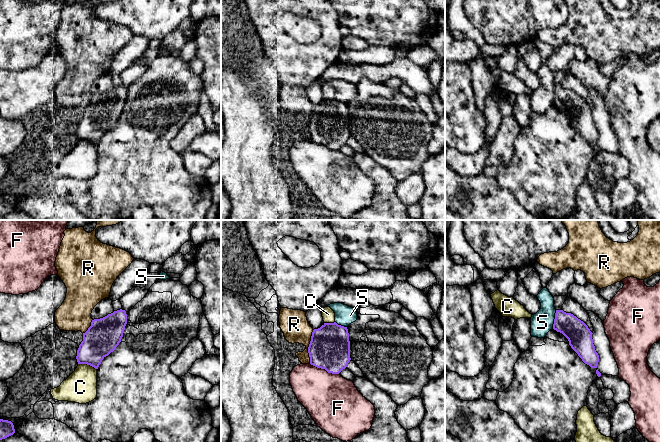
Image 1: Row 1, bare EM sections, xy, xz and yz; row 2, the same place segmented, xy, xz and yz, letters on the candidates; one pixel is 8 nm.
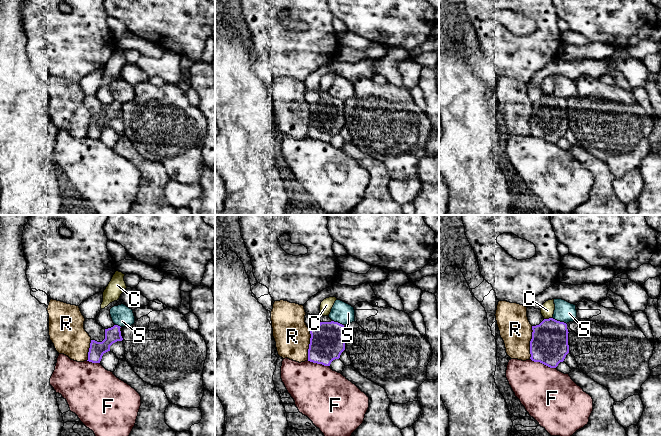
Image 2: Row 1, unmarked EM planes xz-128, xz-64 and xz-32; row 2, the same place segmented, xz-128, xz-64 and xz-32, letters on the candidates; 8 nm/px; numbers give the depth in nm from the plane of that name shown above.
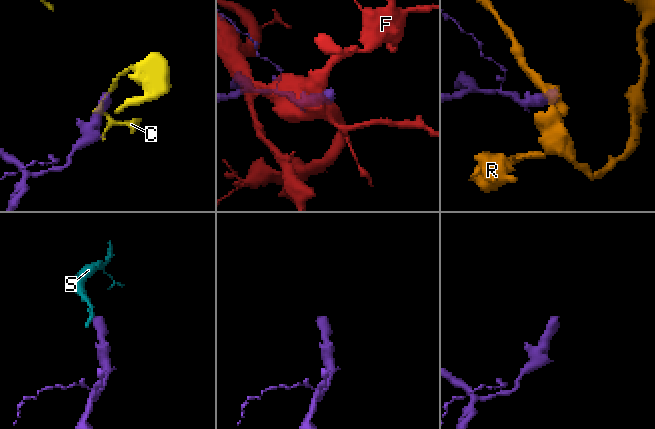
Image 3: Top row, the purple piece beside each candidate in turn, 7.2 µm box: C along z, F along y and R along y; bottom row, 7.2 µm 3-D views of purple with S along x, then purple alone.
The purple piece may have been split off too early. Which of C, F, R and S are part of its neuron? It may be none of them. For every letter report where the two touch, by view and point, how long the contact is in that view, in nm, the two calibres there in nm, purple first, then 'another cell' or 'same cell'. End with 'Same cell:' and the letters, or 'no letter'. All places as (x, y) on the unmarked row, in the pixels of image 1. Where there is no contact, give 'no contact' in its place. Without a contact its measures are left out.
C: meets purple in xy at (87, 140); contact 160 nm long; 280 nm thick on the purple side, 260 nm on the other; another cell
F: meets purple in xz at (324, 144); contact 240 nm long; 320 nm thick on the purple side, 400 nm on the other; another cell
R: meets purple in xz at (308, 123); contact 280 nm long; 320 nm thick on the purple side, 220 nm on the other; another cell
S: meets purple in yz at (554, 95); contact 160 nm long; 190 nm thick on the purple side, 180 nm on the other; another cell
Same cell: no letter

